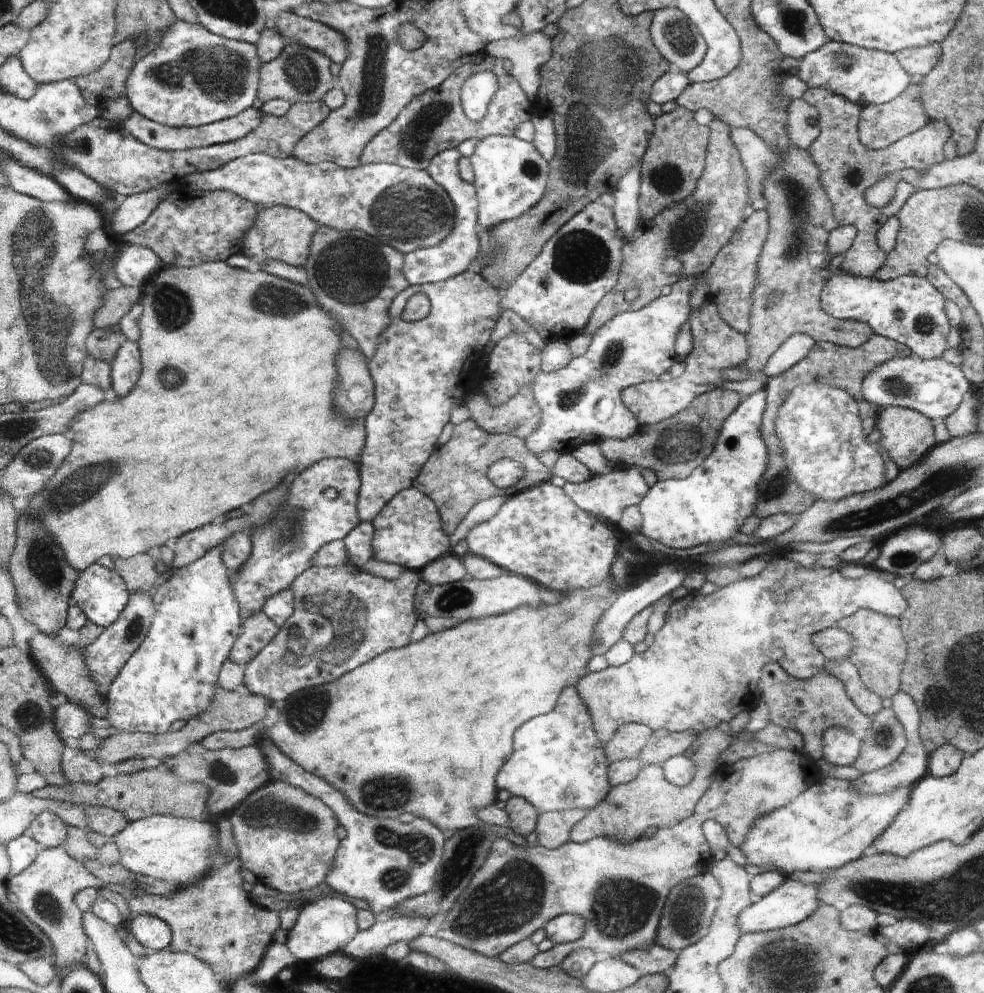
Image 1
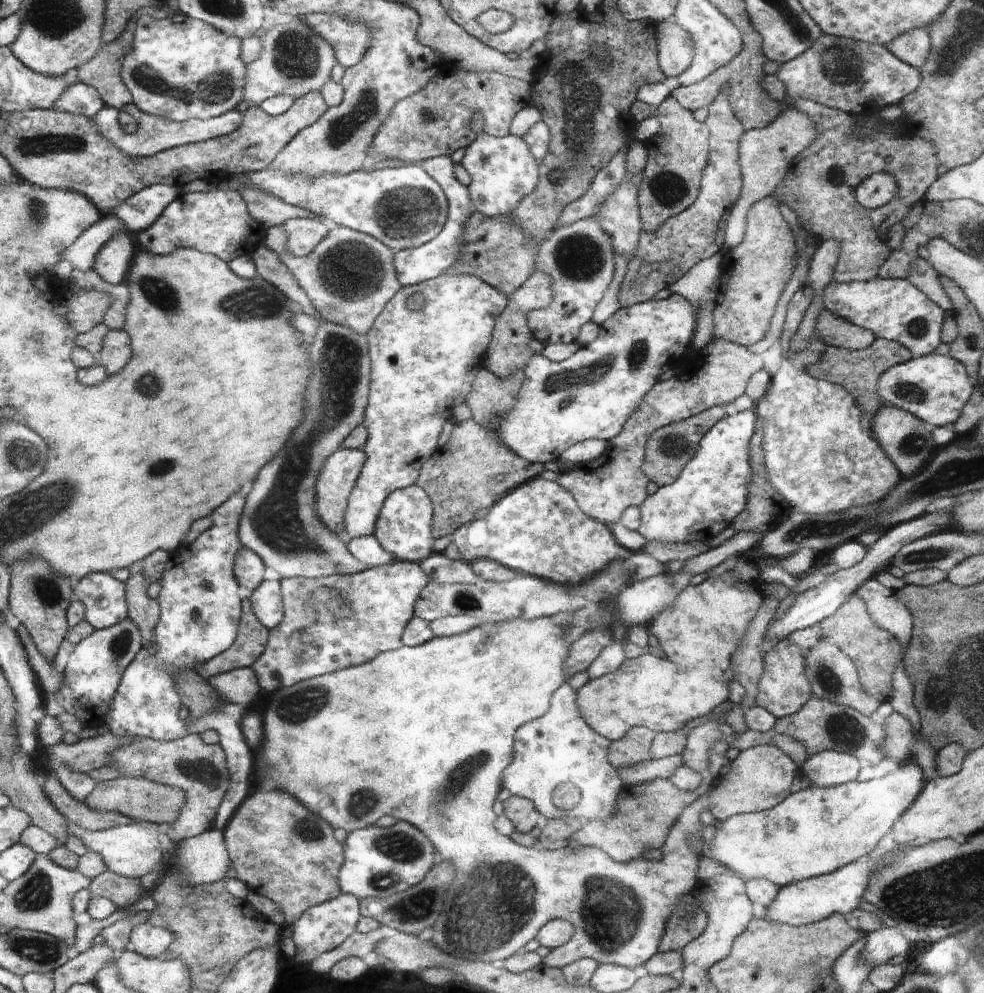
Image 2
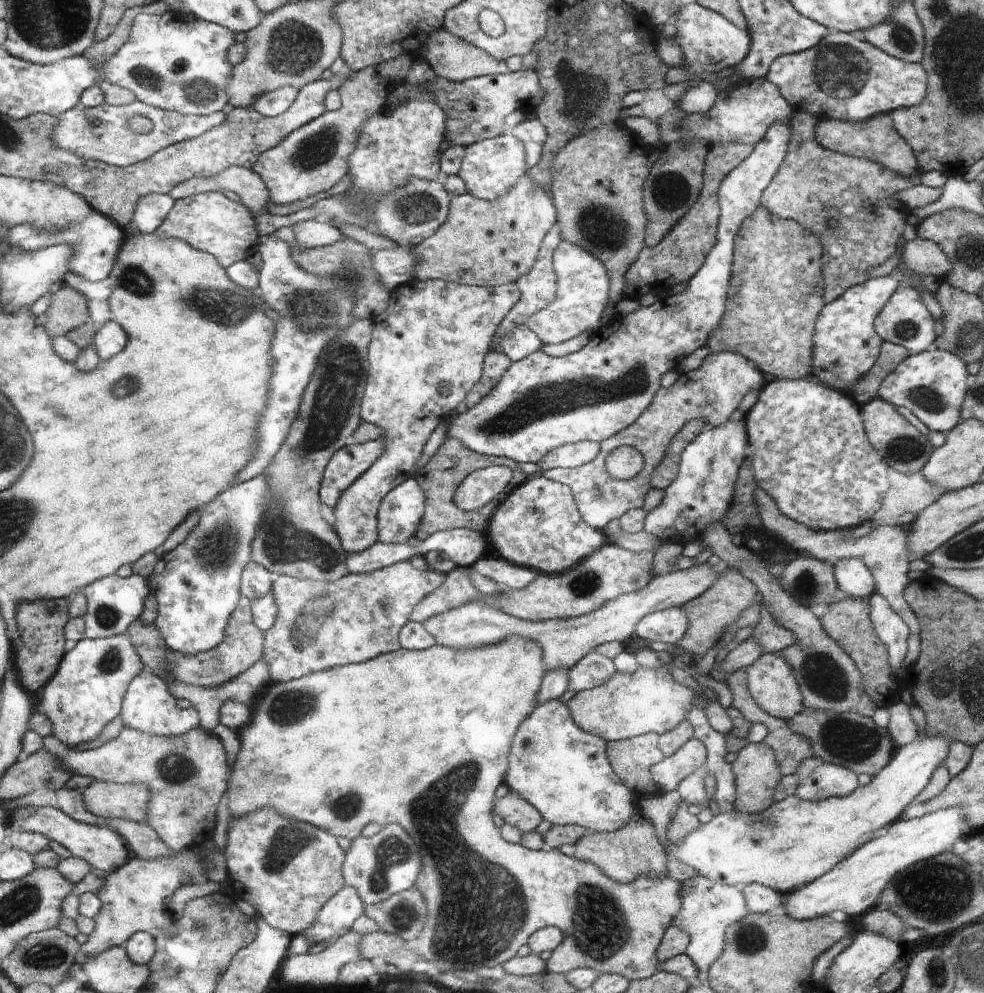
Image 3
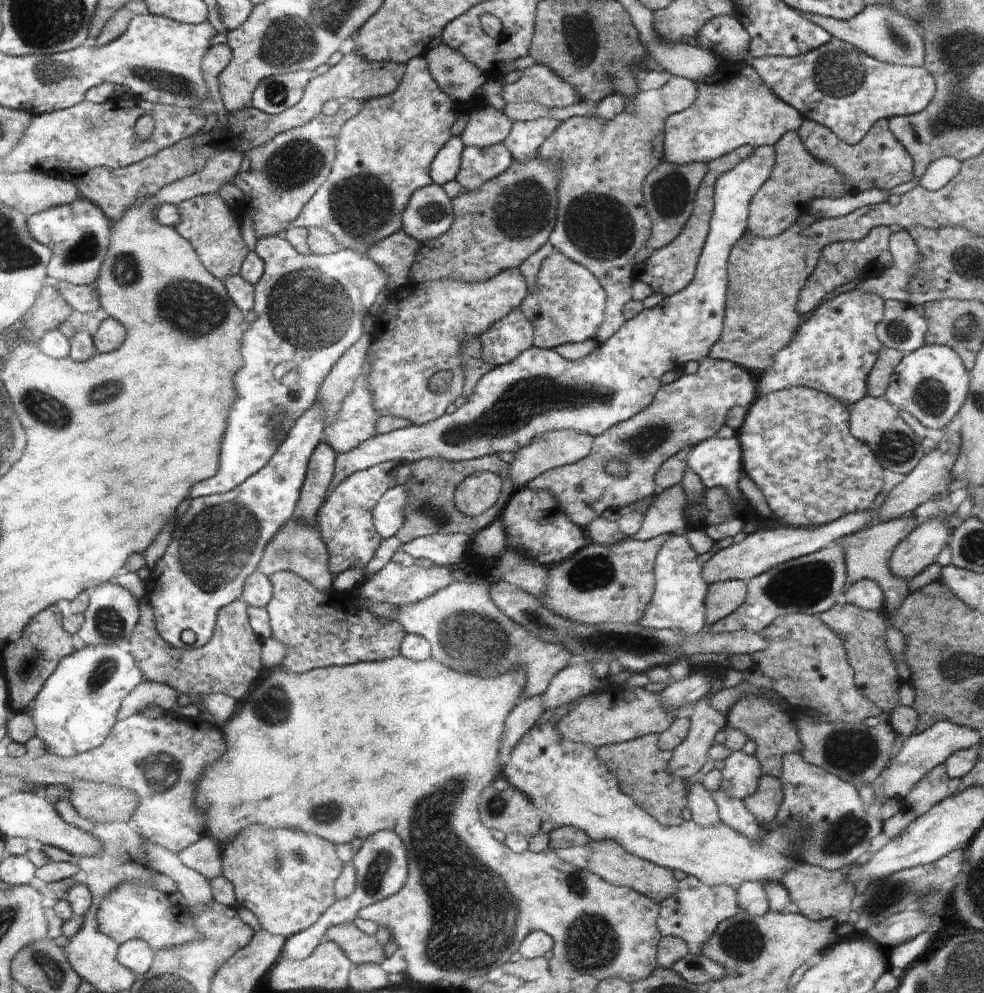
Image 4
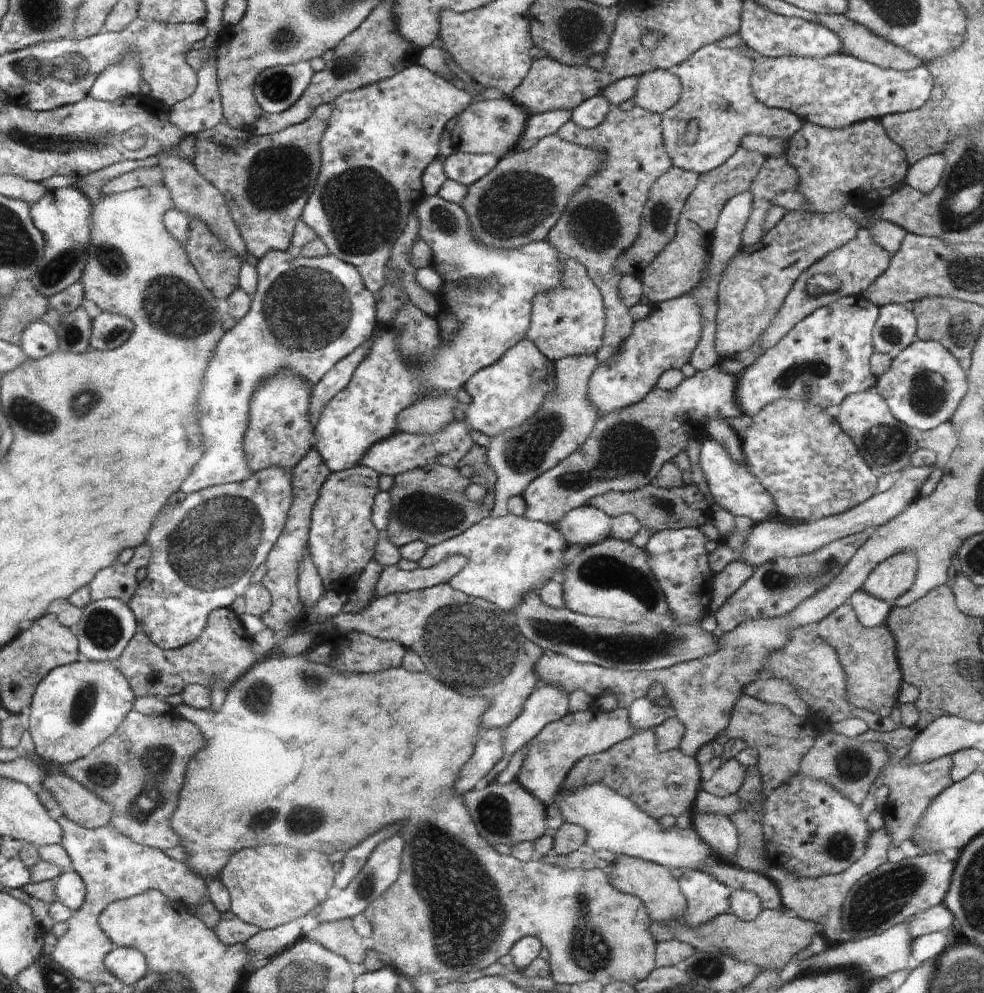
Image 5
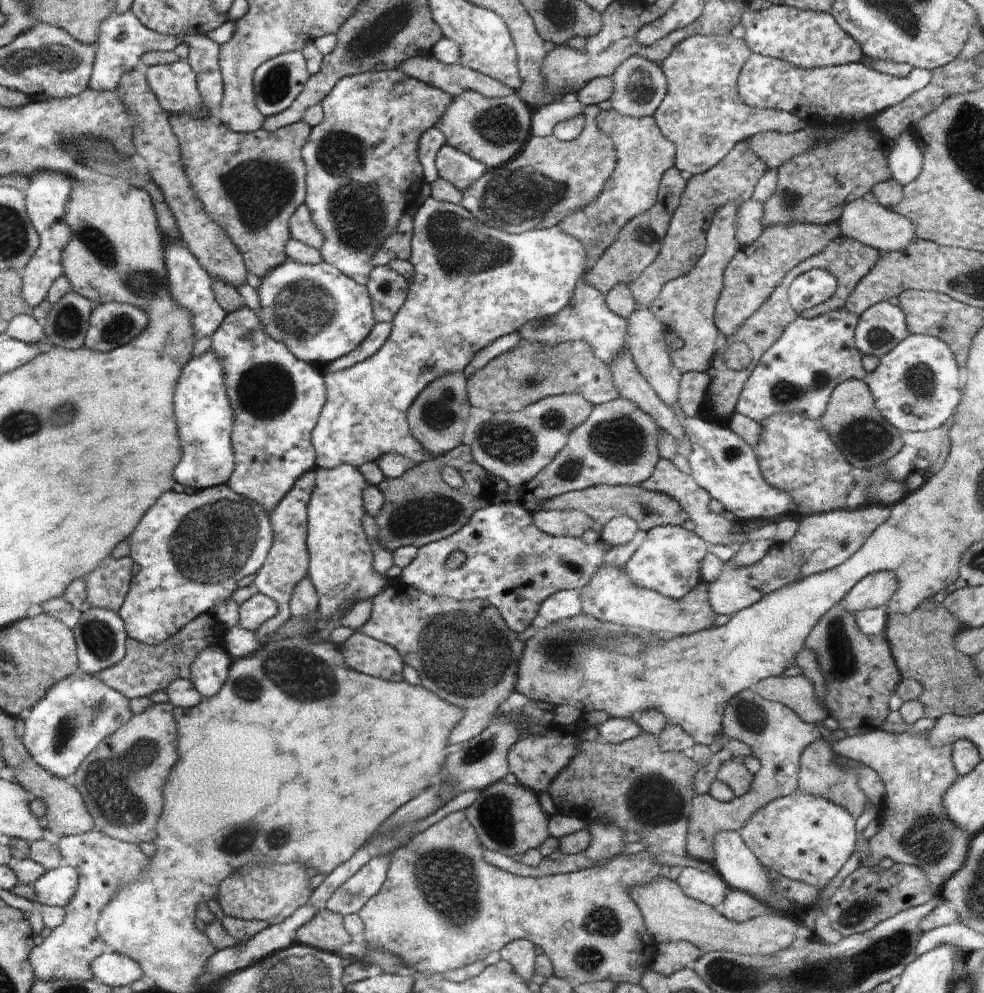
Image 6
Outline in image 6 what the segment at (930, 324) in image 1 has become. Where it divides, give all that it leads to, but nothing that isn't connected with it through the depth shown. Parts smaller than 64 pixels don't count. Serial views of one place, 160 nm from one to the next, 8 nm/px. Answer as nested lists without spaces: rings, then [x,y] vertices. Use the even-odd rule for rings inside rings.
[[[882,301],[862,312],[854,340],[863,356],[881,357],[909,334],[905,314],[900,307]]]

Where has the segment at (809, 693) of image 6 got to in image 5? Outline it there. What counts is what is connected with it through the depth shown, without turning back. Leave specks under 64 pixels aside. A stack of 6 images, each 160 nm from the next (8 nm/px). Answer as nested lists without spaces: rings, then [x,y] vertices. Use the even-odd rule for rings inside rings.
[[[766,678],[752,681],[744,690],[742,695],[760,699],[765,703],[778,703],[787,706],[798,718],[809,718],[809,710],[806,703],[799,697],[788,679]]]

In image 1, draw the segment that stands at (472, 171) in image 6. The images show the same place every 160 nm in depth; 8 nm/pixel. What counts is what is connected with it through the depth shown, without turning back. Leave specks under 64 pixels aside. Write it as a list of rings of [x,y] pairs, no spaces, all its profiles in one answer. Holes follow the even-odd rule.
[[[488,135],[477,141],[469,160],[478,201],[477,221],[484,228],[495,228],[501,222],[522,217],[547,192],[550,162],[539,153],[534,142],[529,143],[516,135]]]

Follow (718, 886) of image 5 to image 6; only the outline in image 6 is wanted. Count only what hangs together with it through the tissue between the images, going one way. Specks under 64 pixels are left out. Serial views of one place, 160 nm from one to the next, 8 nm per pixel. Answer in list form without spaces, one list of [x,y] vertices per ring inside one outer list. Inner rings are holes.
[[[682,867],[676,881],[684,894],[718,910],[730,892],[730,887],[720,874],[709,874],[692,867]]]

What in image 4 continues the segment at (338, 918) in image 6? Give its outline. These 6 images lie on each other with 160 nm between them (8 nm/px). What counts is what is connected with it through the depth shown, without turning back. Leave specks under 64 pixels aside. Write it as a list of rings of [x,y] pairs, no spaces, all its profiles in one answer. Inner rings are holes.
[[[354,923],[332,926],[324,932],[324,940],[337,942],[354,965],[382,964],[386,956],[375,936],[362,932]]]

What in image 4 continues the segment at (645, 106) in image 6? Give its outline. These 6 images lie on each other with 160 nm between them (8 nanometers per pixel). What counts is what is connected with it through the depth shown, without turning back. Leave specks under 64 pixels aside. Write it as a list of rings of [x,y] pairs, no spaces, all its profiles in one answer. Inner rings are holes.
[[[672,75],[661,89],[669,114],[679,113],[695,104],[699,96],[698,82]]]

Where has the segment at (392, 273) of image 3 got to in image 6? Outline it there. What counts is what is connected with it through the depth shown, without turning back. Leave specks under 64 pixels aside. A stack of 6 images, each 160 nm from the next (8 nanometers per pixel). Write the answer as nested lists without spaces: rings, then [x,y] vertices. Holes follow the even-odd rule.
[[[287,257],[283,264],[261,278],[257,293],[260,303],[257,314],[260,322],[266,327],[267,334],[274,340],[286,344],[287,349],[297,359],[312,364],[321,371],[332,361],[338,360],[362,345],[376,323],[374,301],[366,286],[357,283],[355,279],[324,260],[318,264],[302,264]],[[212,349],[195,358],[191,358],[183,368],[183,376],[179,378],[176,387],[176,420],[180,426],[180,440],[184,454],[180,466],[176,466],[176,480],[185,488],[196,490],[226,485],[235,472],[235,451],[232,446],[231,434],[234,432],[235,411],[227,395],[227,372],[224,370],[221,358]]]

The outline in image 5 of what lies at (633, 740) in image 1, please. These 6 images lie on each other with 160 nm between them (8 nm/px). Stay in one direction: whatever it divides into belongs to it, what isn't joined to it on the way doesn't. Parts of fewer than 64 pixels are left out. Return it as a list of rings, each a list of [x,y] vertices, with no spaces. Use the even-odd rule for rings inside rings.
[[[653,729],[640,730],[610,749],[582,757],[568,772],[564,787],[580,789],[580,786],[604,783],[632,799],[640,810],[652,815],[652,818],[678,818],[696,798],[700,770],[694,756],[684,754],[680,748],[660,751],[657,744]]]

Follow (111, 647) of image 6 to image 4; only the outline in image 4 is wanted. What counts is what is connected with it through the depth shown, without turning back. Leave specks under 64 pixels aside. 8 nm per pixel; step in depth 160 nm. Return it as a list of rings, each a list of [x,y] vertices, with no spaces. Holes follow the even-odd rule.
[[[115,580],[99,584],[90,591],[84,622],[77,632],[82,646],[126,645],[138,624],[138,598]]]

